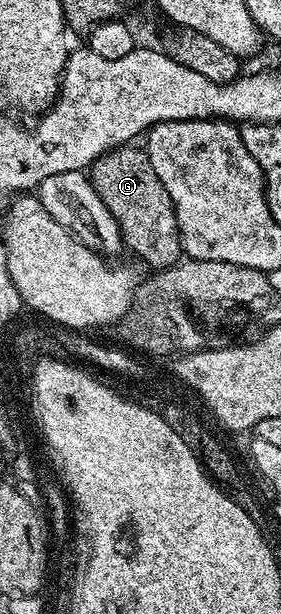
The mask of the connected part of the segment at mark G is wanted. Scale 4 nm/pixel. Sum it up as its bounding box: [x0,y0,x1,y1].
[90,145,181,269]

